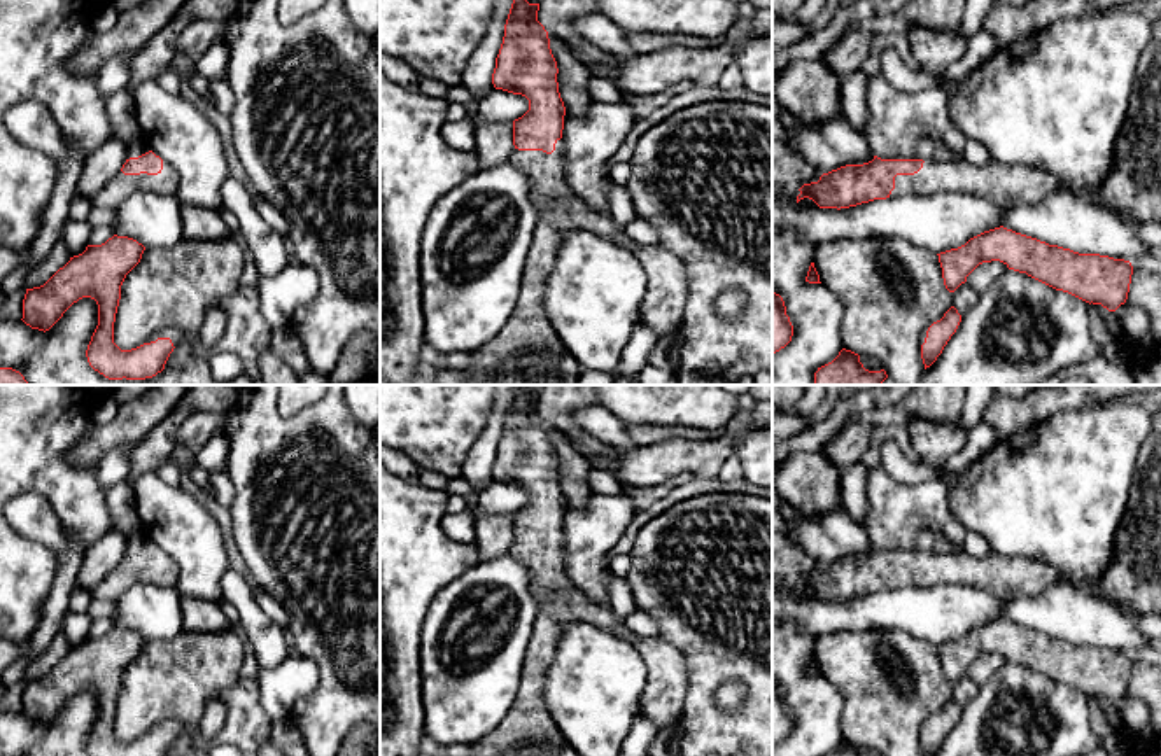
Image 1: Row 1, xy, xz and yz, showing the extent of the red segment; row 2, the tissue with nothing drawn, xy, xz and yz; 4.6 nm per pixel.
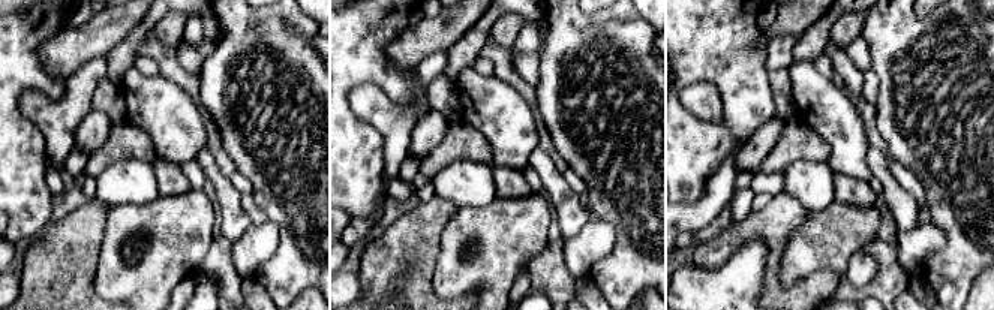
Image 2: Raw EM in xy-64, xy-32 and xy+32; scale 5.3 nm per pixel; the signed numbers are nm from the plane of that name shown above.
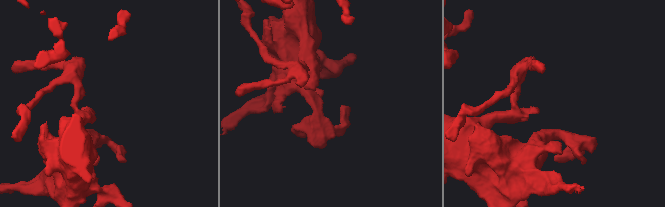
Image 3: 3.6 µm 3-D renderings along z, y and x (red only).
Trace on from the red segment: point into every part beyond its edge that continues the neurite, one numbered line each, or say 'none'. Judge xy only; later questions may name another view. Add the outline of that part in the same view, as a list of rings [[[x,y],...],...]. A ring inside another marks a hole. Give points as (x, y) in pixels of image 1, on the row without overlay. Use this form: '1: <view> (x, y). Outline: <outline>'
1: xy (119, 580). Outline: [[[163,553],[163,562],[158,567],[124,567],[121,562],[103,578],[103,581],[93,590],[95,598],[116,600],[135,584],[159,584],[175,586],[179,581],[179,565]]]

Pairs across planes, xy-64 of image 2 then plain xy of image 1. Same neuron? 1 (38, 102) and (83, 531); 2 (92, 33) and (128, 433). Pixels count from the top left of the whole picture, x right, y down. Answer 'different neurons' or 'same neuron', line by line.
1: different neurons
2: same neuron

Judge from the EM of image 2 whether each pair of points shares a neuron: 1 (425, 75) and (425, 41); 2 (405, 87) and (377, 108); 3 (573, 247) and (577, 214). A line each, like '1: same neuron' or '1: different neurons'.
1: different neurons
2: different neurons
3: different neurons

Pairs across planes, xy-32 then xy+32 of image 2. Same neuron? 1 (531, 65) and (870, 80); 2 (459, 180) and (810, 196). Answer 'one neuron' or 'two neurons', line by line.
1: one neuron
2: one neuron

